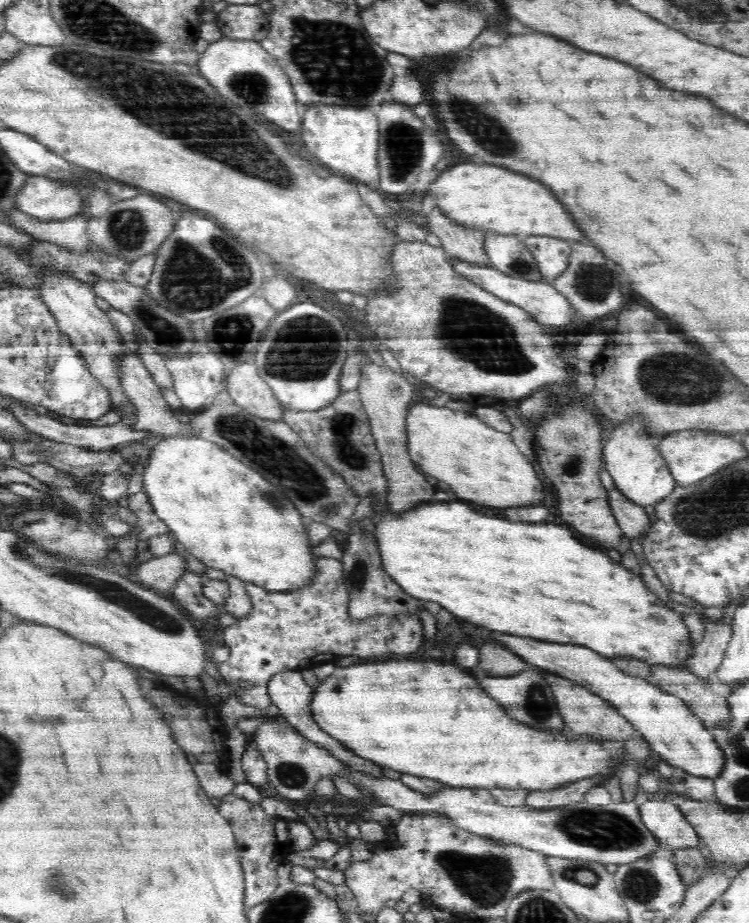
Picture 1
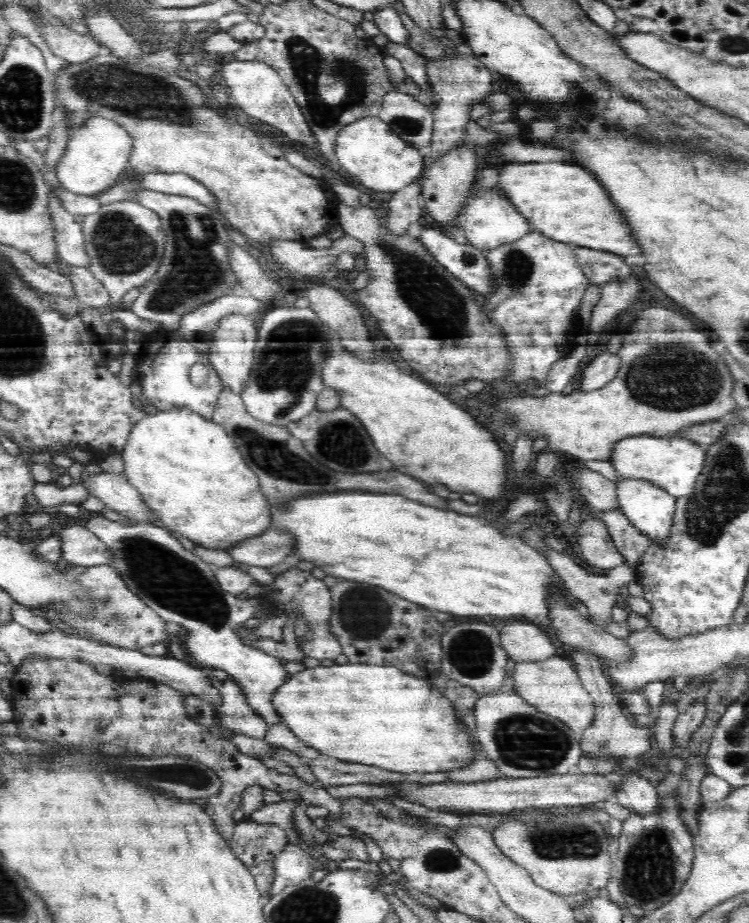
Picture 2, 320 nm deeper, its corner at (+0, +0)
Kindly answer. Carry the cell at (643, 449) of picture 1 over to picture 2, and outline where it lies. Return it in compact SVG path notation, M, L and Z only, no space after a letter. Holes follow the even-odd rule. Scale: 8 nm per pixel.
M618 475L618 482L615 484L615 491L622 511L629 521L642 532L645 532L651 541L662 541L670 528L670 520L674 514L677 498L672 496L666 489L646 479L634 477L622 477Z

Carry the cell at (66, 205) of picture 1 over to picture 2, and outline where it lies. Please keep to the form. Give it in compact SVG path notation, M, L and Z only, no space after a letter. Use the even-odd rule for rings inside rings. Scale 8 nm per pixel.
M100 117L69 135L60 158L54 164L54 177L58 187L80 196L97 197L116 184L130 154L130 139L114 123Z

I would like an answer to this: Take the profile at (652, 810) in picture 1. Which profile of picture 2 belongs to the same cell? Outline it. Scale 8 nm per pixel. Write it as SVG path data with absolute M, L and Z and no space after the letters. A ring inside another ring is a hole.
M624 775L614 800L620 806L626 807L631 813L642 815L658 814L661 810L661 799L650 781L638 775Z

